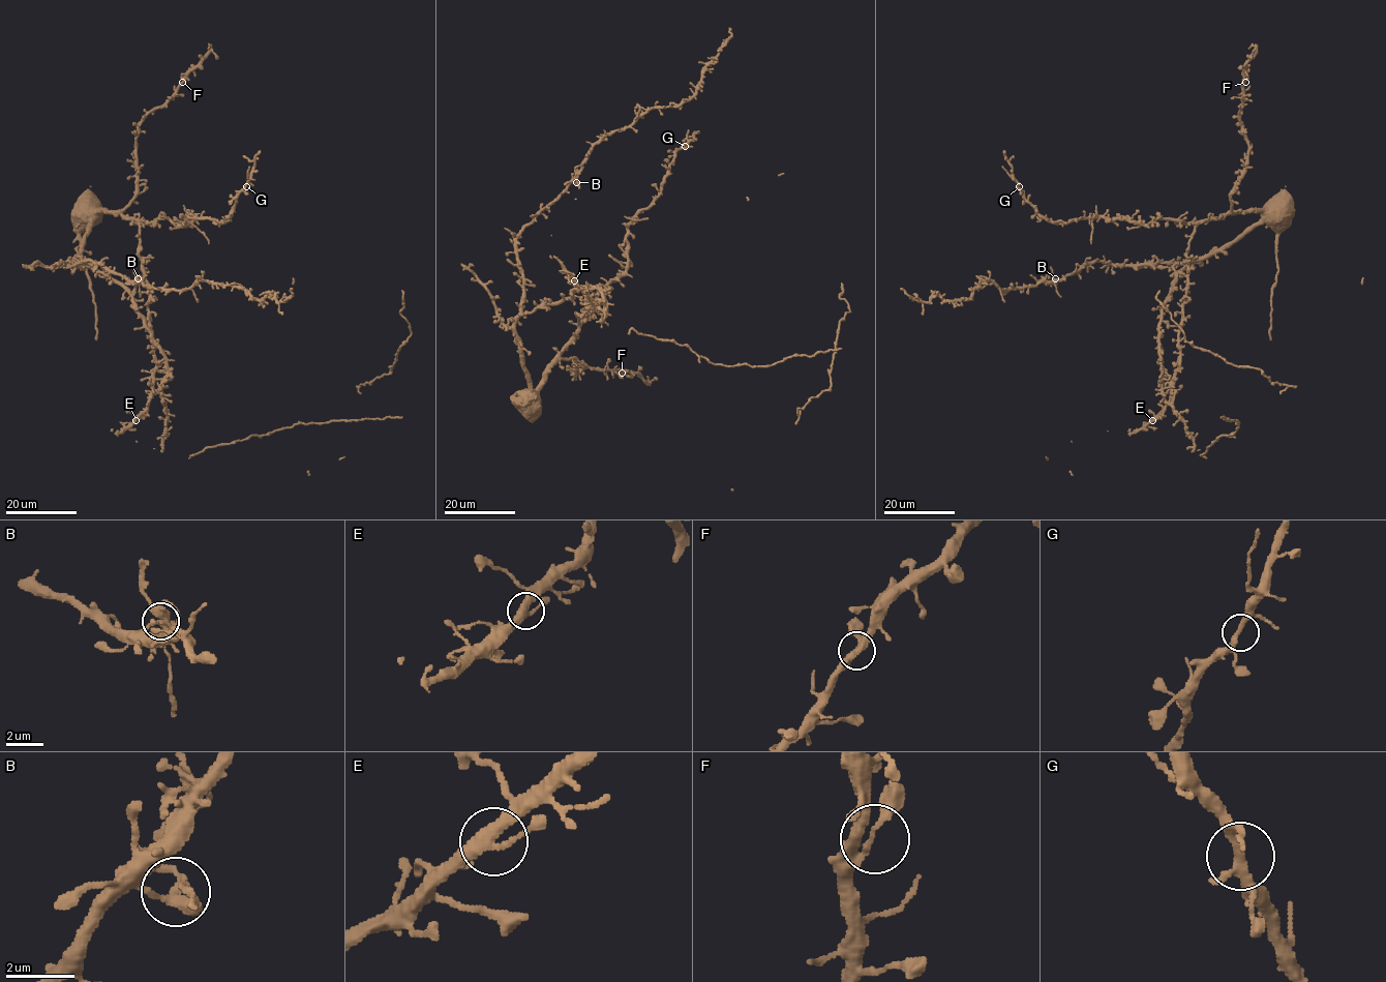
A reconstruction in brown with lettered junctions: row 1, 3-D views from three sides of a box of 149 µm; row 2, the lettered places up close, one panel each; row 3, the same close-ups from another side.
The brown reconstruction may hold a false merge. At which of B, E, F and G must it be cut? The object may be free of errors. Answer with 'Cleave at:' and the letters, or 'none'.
Cleave at: B

